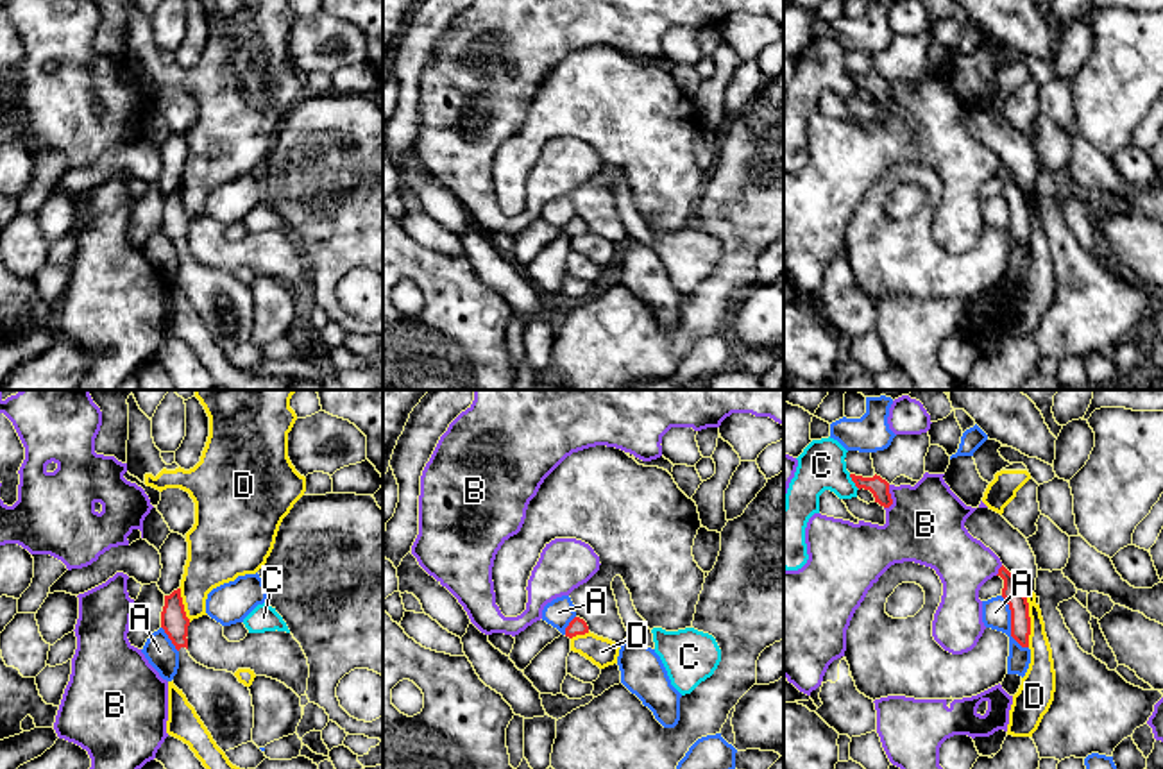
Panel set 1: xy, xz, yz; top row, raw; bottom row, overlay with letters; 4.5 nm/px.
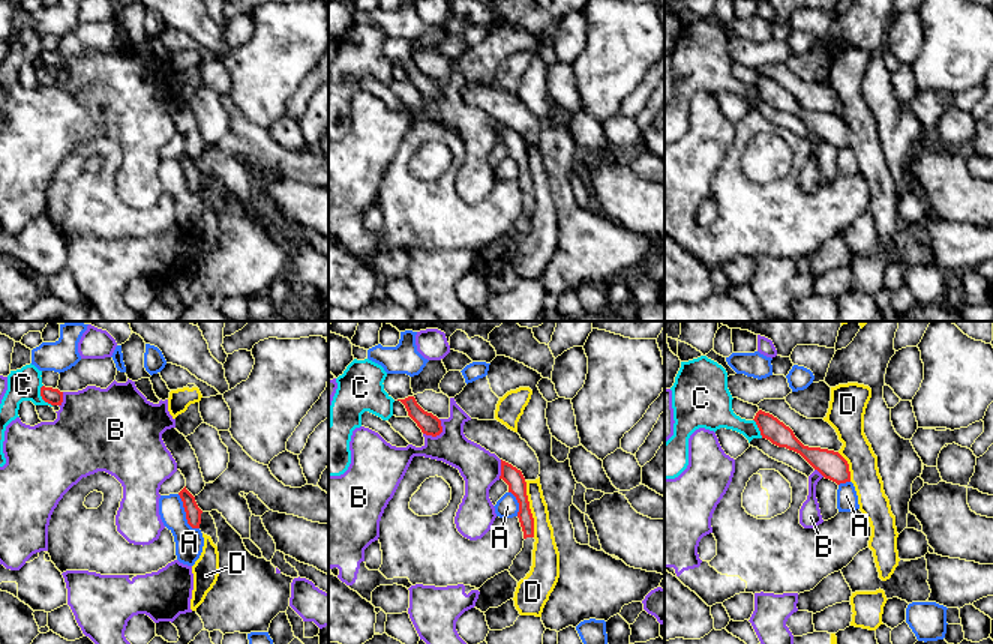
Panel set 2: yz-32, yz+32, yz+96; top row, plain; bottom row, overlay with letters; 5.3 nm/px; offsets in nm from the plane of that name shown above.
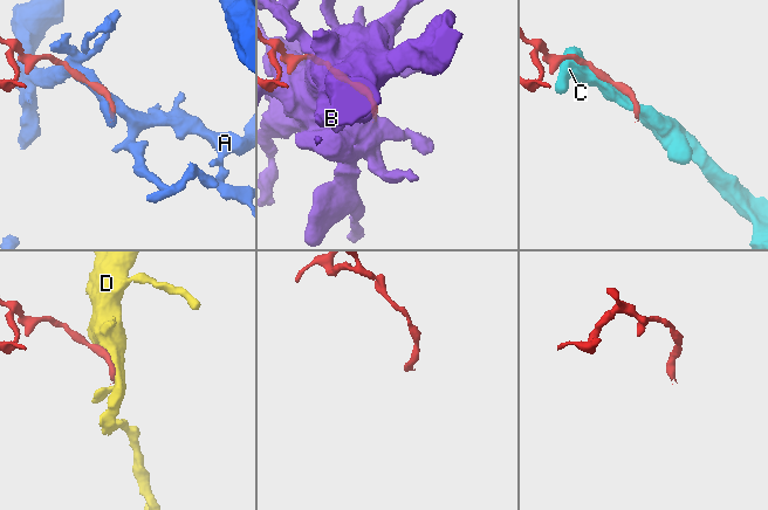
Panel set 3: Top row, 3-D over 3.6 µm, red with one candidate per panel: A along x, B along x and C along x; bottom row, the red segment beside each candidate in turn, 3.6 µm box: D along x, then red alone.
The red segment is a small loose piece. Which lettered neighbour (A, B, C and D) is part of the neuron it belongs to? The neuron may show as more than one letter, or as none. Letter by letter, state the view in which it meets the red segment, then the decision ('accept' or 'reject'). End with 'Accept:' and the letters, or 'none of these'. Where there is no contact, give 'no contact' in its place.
A: yz | reject
B: yz | reject
C: yz | reject
D: yz | reject
Accept: none of these

